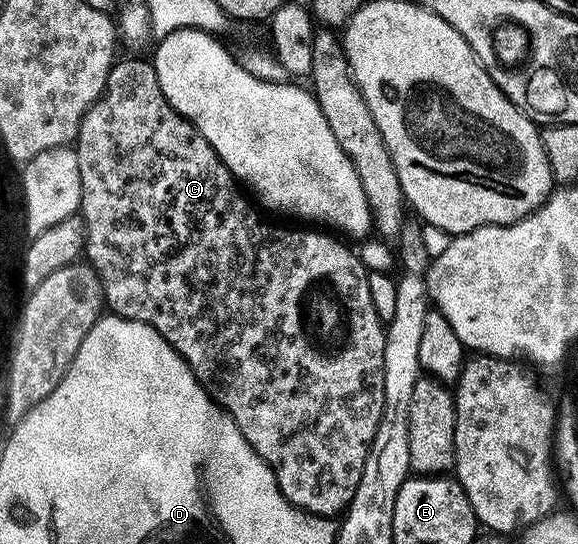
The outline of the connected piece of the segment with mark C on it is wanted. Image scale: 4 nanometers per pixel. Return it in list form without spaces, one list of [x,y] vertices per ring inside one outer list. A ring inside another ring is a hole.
[[[129,57],[126,61],[114,60],[100,99],[83,115],[75,148],[81,180],[79,217],[85,226],[83,253],[88,264],[93,266],[93,272],[101,280],[104,304],[108,308],[110,305],[113,308],[110,310],[116,316],[142,321],[159,331],[163,339],[167,339],[170,347],[188,363],[198,381],[211,387],[221,408],[233,418],[251,448],[269,464],[289,502],[297,509],[304,509],[305,512],[320,517],[336,518],[344,514],[359,487],[364,463],[371,450],[372,440],[375,439],[384,407],[386,326],[371,303],[369,273],[360,256],[354,250],[352,253],[344,245],[344,240],[328,232],[318,231],[313,227],[284,229],[281,225],[264,221],[257,214],[258,206],[249,205],[248,199],[241,194],[242,186],[225,166],[223,159],[219,159],[215,147],[211,147],[207,139],[203,139],[201,132],[186,117],[179,115],[175,107],[171,107],[171,103],[167,103],[163,87],[159,87],[159,79],[155,75],[155,67],[148,60],[140,61],[137,57]]]

